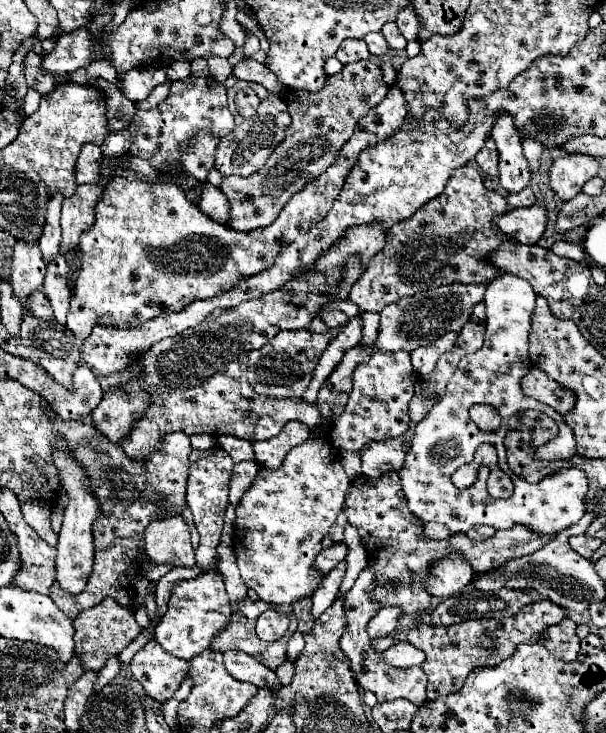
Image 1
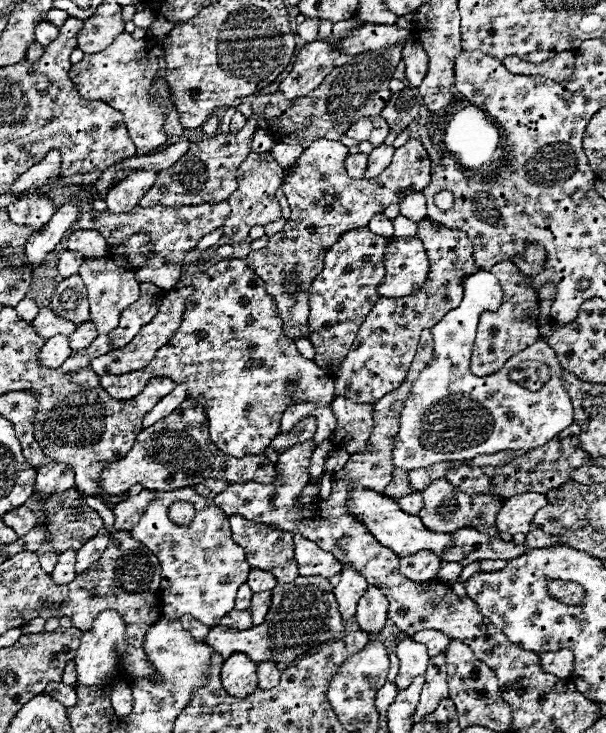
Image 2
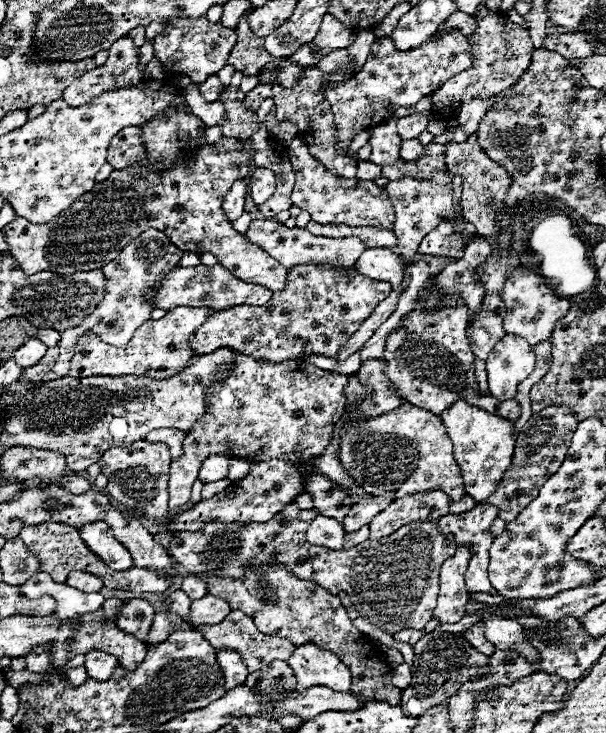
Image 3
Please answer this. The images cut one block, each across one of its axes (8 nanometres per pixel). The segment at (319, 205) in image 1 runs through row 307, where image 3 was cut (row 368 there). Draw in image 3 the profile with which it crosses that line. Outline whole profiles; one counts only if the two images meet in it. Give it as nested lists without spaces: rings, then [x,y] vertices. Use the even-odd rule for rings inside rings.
[[[182,306],[182,308],[168,310],[164,318],[154,320],[154,322],[148,320],[146,324],[142,324],[134,332],[130,344],[120,346],[120,348],[98,340],[98,336],[94,336],[94,332],[86,330],[78,338],[68,376],[74,376],[74,378],[86,378],[86,376],[150,376],[154,380],[166,380],[166,378],[182,372],[186,368],[186,364],[190,362],[190,358],[196,356],[196,352],[190,348],[190,336],[194,334],[196,328],[200,328],[208,320],[208,316],[210,316],[208,308]]]

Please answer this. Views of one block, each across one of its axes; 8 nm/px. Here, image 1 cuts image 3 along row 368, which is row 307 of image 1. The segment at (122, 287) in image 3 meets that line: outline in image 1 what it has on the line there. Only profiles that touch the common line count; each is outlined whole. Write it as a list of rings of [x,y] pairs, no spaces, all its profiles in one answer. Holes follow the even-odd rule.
[[[58,254],[46,266],[46,278],[44,278],[44,292],[54,308],[54,316],[58,322],[66,322],[66,312],[70,306],[70,288],[66,284],[66,278],[68,278],[68,264],[64,256]]]

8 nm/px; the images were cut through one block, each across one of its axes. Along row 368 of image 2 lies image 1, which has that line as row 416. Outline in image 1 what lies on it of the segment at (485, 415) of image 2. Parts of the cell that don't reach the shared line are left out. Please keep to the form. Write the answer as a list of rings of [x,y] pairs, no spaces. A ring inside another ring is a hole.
[[[502,274],[498,278],[494,278],[488,288],[486,288],[486,296],[484,296],[484,304],[486,304],[486,312],[488,312],[488,320],[486,320],[486,334],[484,334],[484,346],[474,352],[474,354],[468,354],[460,360],[456,372],[452,374],[448,386],[446,386],[446,394],[426,412],[426,416],[416,424],[416,430],[414,430],[414,438],[410,442],[410,448],[406,452],[406,460],[404,460],[404,466],[402,470],[398,472],[400,474],[400,482],[402,482],[402,492],[406,496],[406,502],[408,502],[408,508],[410,512],[424,520],[424,522],[440,522],[444,524],[450,534],[456,534],[458,532],[466,533],[469,529],[475,525],[488,525],[494,526],[494,528],[512,528],[514,524],[524,524],[524,526],[530,526],[530,530],[542,534],[542,536],[548,536],[548,534],[554,534],[554,532],[560,532],[572,524],[576,524],[586,508],[584,508],[584,498],[586,498],[586,492],[588,492],[588,478],[586,474],[580,470],[580,468],[574,468],[574,478],[570,482],[548,482],[548,480],[542,480],[538,484],[528,484],[526,480],[518,478],[506,464],[506,448],[502,444],[504,436],[506,436],[506,422],[510,416],[514,416],[516,412],[524,410],[524,408],[536,408],[536,410],[542,410],[543,413],[548,414],[552,420],[556,420],[558,428],[560,428],[560,434],[558,438],[554,438],[550,444],[546,446],[540,446],[536,450],[536,456],[538,458],[572,458],[576,456],[576,440],[574,440],[574,432],[572,428],[564,422],[564,418],[554,410],[550,408],[548,404],[542,404],[538,400],[532,400],[532,398],[526,398],[522,394],[522,388],[518,386],[520,378],[532,368],[530,364],[530,358],[528,358],[528,330],[530,330],[530,314],[534,310],[534,300],[536,300],[536,294],[532,290],[532,286],[518,278],[518,276],[512,276],[512,274]],[[476,402],[486,402],[488,406],[494,406],[502,418],[502,424],[498,430],[494,432],[484,432],[480,430],[468,416],[468,410],[476,404]],[[480,444],[492,444],[498,452],[498,468],[502,472],[506,472],[512,482],[514,482],[514,494],[506,500],[496,500],[488,494],[486,490],[486,480],[488,480],[488,472],[490,468],[488,466],[480,466],[480,472],[478,472],[478,482],[468,488],[468,490],[458,490],[452,482],[450,482],[450,476],[452,472],[456,470],[456,466],[464,466],[464,464],[470,464],[472,458],[474,458],[474,452]]]

